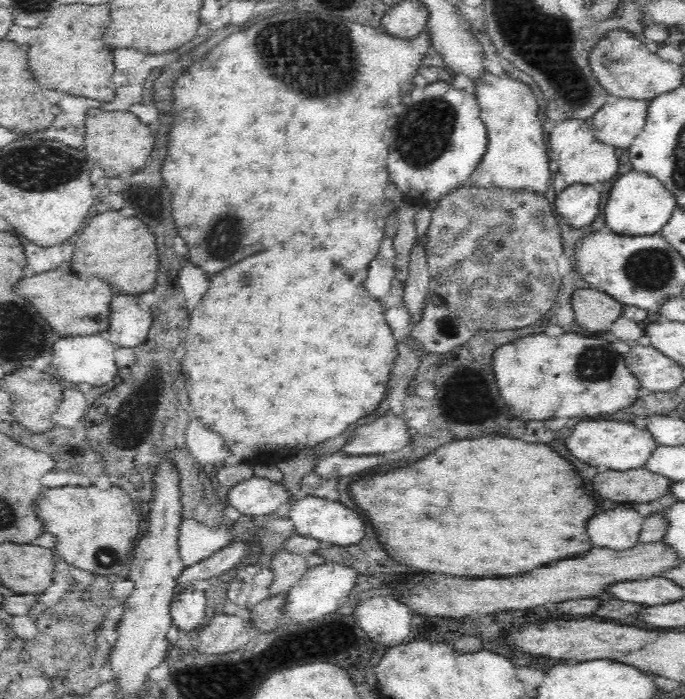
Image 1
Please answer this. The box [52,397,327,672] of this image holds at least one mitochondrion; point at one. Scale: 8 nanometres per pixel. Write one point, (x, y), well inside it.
(101, 549)

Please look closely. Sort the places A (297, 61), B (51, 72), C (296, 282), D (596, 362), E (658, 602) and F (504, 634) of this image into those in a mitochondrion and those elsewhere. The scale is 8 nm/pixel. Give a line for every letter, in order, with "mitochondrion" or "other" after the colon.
A: mitochondrion
B: other
C: other
D: mitochondrion
E: other
F: other

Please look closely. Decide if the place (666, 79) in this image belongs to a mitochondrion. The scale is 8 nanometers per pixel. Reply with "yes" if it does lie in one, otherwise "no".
no

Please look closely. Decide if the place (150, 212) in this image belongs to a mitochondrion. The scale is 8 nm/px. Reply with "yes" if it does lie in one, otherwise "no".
no

